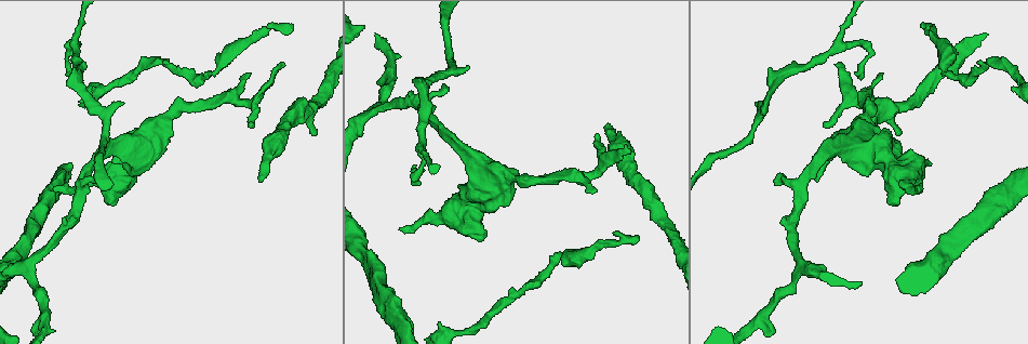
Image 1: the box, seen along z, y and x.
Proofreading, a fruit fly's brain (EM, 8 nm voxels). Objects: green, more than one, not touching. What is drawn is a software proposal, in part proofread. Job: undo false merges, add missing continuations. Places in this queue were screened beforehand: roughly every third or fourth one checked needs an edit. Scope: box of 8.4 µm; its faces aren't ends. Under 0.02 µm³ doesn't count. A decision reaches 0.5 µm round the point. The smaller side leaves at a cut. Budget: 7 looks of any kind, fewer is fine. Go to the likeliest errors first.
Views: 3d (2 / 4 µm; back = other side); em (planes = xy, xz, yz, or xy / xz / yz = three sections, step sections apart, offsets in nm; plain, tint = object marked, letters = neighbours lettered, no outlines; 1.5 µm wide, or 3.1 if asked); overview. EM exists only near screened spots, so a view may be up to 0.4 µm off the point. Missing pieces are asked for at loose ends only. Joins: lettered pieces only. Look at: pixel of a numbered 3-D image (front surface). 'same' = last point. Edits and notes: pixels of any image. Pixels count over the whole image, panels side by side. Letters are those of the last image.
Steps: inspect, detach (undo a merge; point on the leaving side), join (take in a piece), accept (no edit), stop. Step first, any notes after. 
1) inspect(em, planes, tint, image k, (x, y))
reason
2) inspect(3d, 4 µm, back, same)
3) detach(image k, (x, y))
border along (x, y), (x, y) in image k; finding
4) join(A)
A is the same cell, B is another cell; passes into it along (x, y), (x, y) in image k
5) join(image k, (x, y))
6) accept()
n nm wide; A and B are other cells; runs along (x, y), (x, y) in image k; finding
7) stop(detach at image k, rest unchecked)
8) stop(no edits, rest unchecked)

inspect(em, planes, letters, image 1, (259, 180))
an open end

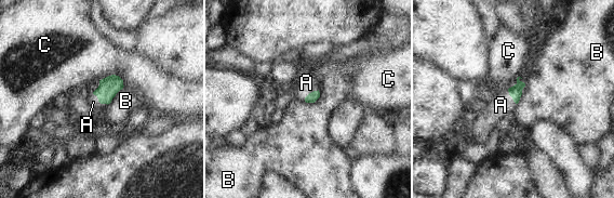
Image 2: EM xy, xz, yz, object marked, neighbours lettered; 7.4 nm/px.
join(A)
A is the same cell, B and C are other cells; it goes on there

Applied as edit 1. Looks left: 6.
inspect(overview)
redraw

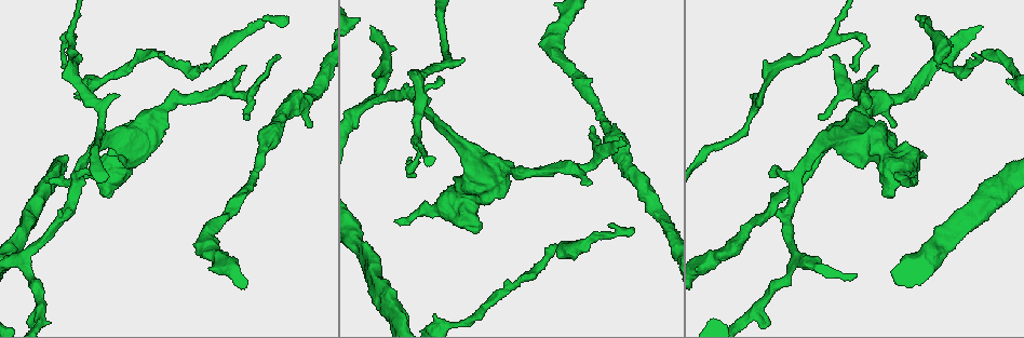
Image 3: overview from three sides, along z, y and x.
inspect(em, planes, tint, image 3, (878, 65))
an open end

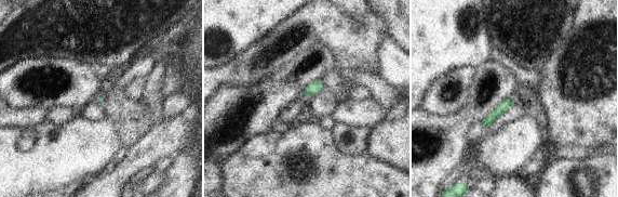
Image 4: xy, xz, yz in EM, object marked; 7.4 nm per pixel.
inspect(em, planes, letters, same)

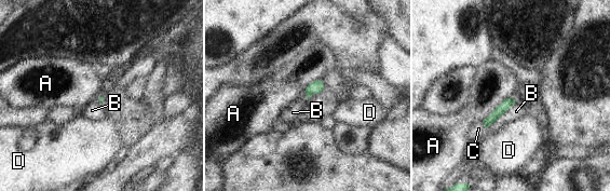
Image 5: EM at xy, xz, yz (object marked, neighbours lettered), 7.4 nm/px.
accept()
A touches over 300 nm; A, B, C and D are other cells; none of them fits

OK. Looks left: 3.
inspect(em, planes, letters, image 3, (419, 162))
free end

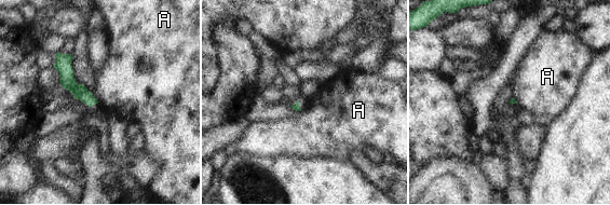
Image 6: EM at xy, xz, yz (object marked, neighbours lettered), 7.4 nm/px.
accept()
A is another cell; border along (92, 94), (98, 103) in image 6; none of them fits

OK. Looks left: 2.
stop(join at image 2, rest unchecked)

